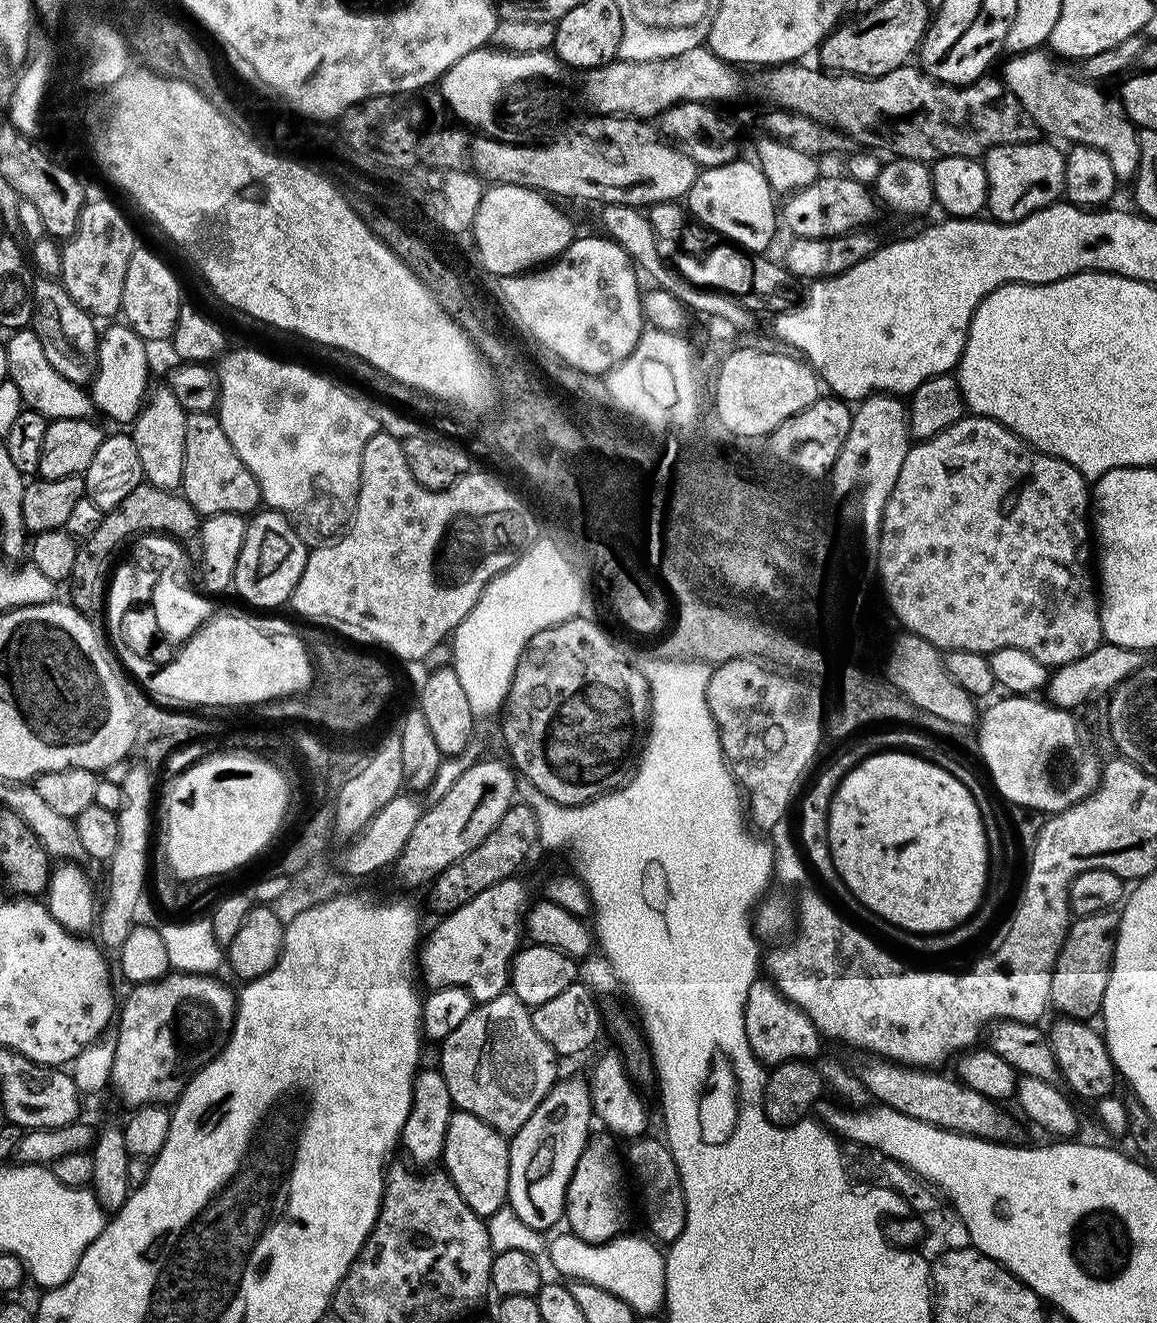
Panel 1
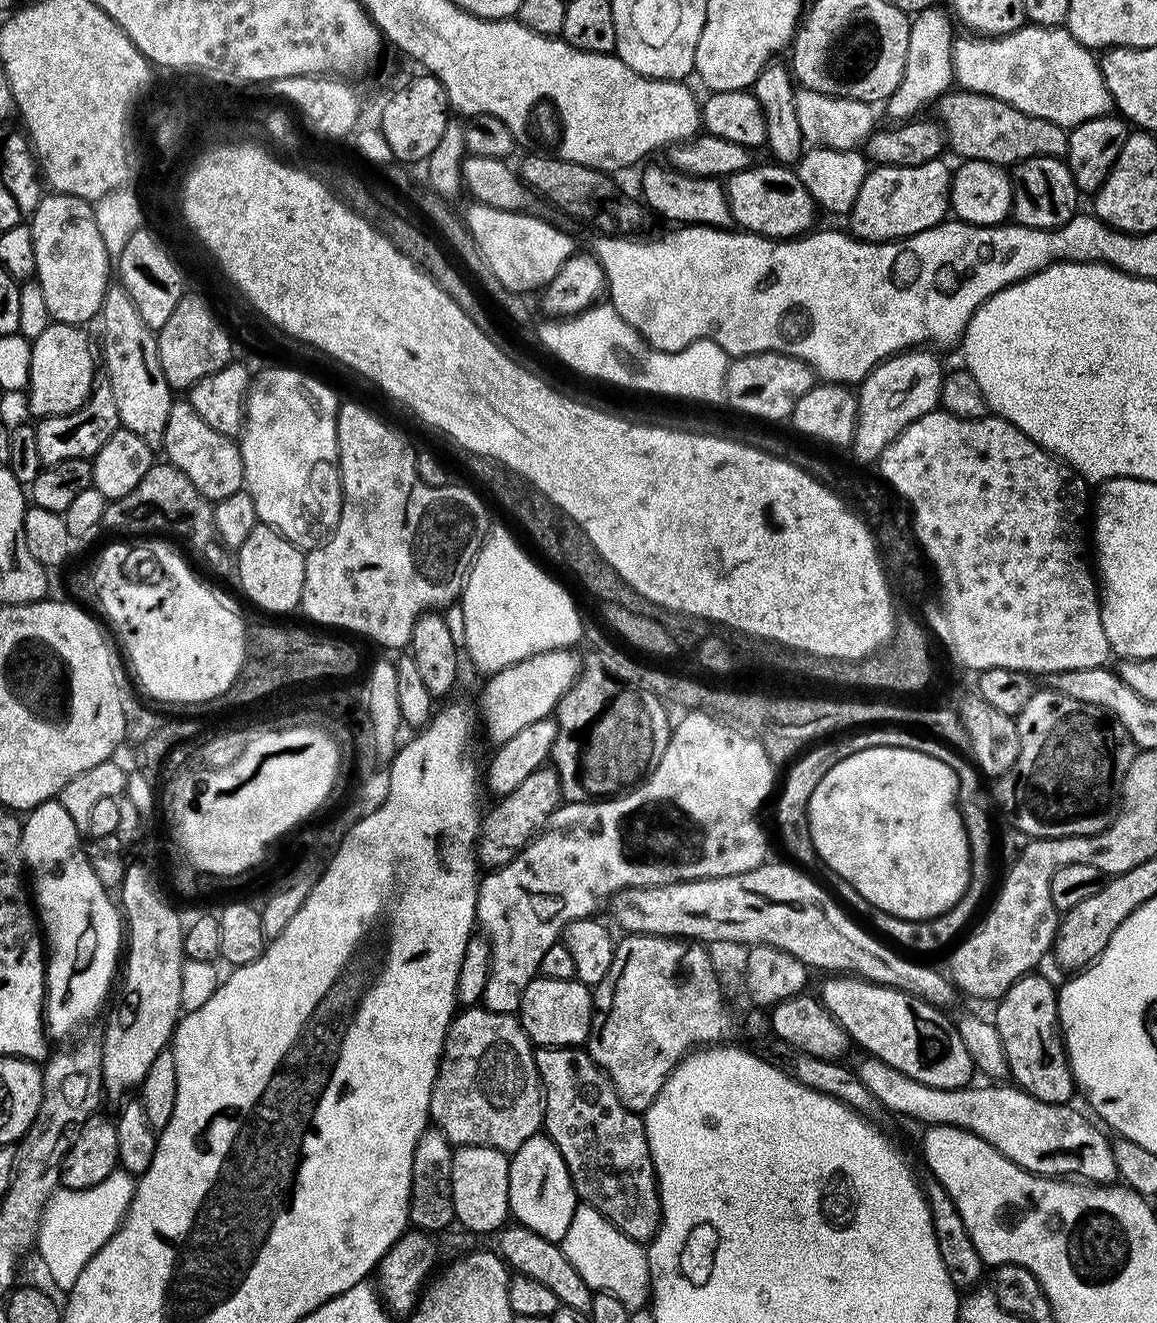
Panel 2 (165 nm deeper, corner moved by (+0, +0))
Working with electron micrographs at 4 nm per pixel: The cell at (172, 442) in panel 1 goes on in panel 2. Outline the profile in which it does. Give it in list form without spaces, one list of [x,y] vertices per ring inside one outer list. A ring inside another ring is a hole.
[[[119,282],[109,283],[98,320],[104,323],[102,368],[108,371],[106,382],[112,388],[114,402],[118,402],[120,423],[126,430],[138,434],[152,449],[159,449],[164,442],[174,389],[166,382],[166,374],[162,374],[162,362],[158,362],[156,332],[142,322],[130,294]]]

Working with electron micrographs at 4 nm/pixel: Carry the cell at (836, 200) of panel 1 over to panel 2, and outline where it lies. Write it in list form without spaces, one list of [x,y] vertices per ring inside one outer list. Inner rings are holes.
[[[779,162],[757,163],[751,168],[727,177],[724,193],[732,224],[737,229],[766,236],[769,240],[791,240],[803,236],[813,227],[818,205],[812,195],[802,186],[791,167]]]

